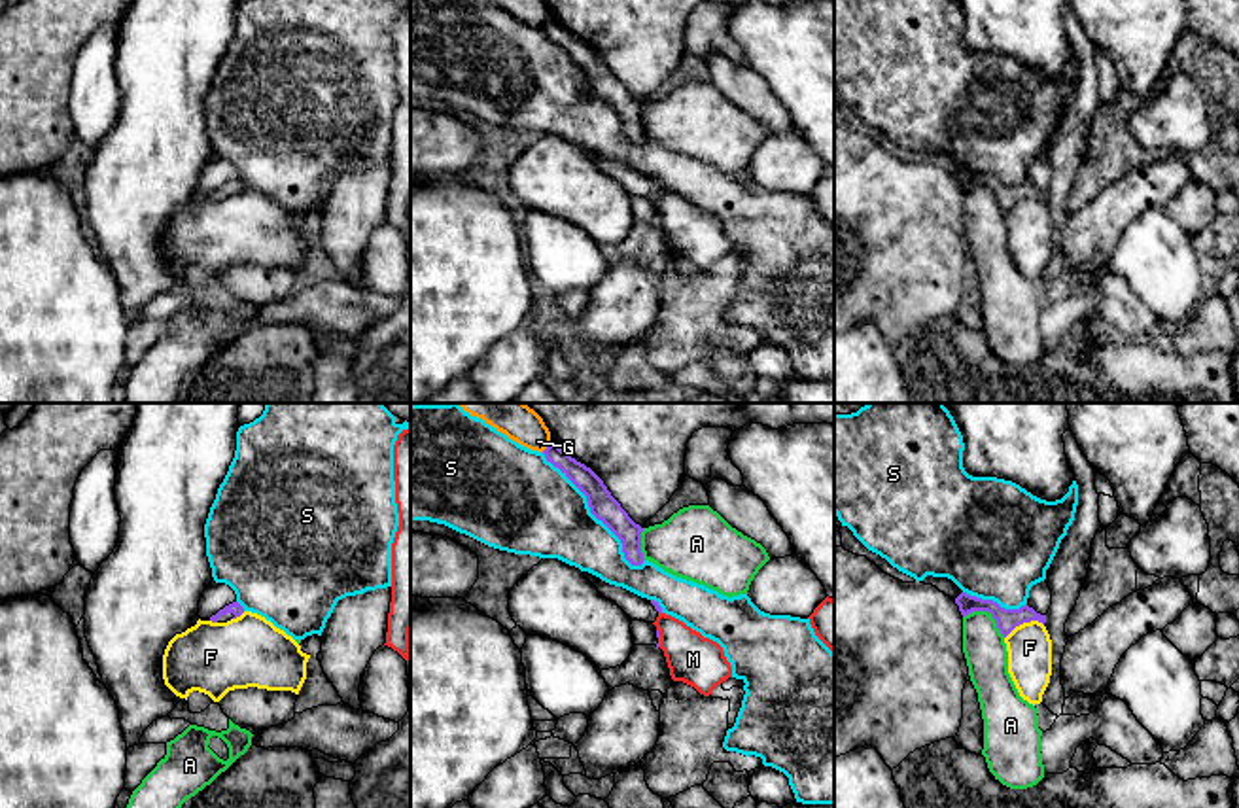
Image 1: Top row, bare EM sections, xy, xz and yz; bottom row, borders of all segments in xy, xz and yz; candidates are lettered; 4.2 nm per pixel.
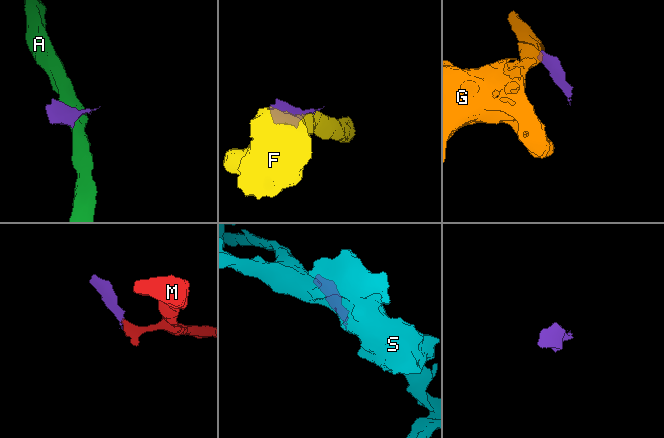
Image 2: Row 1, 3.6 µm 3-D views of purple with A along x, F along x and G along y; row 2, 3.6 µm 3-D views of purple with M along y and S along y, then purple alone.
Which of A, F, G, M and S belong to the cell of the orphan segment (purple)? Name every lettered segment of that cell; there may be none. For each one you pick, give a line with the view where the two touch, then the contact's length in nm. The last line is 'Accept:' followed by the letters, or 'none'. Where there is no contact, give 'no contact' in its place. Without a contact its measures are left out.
Accept: none

